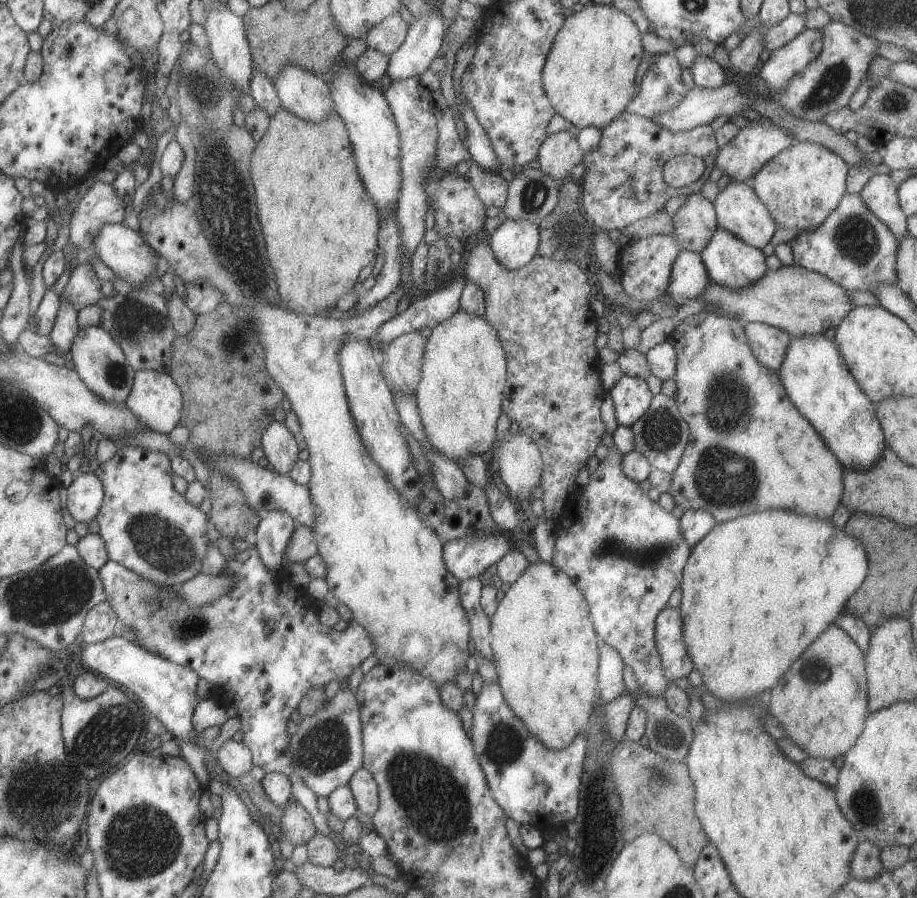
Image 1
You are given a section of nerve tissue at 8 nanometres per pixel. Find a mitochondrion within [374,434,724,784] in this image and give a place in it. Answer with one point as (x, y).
(610, 546)

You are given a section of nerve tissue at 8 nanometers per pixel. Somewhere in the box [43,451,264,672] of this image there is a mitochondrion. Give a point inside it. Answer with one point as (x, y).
(166, 548)

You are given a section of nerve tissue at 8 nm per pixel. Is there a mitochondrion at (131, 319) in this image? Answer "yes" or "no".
yes

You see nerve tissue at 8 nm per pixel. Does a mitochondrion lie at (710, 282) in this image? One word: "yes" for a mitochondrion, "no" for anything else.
no

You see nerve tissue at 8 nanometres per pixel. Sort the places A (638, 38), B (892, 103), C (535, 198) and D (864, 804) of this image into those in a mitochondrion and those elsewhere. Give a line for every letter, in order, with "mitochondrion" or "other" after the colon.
A: other
B: mitochondrion
C: mitochondrion
D: mitochondrion

